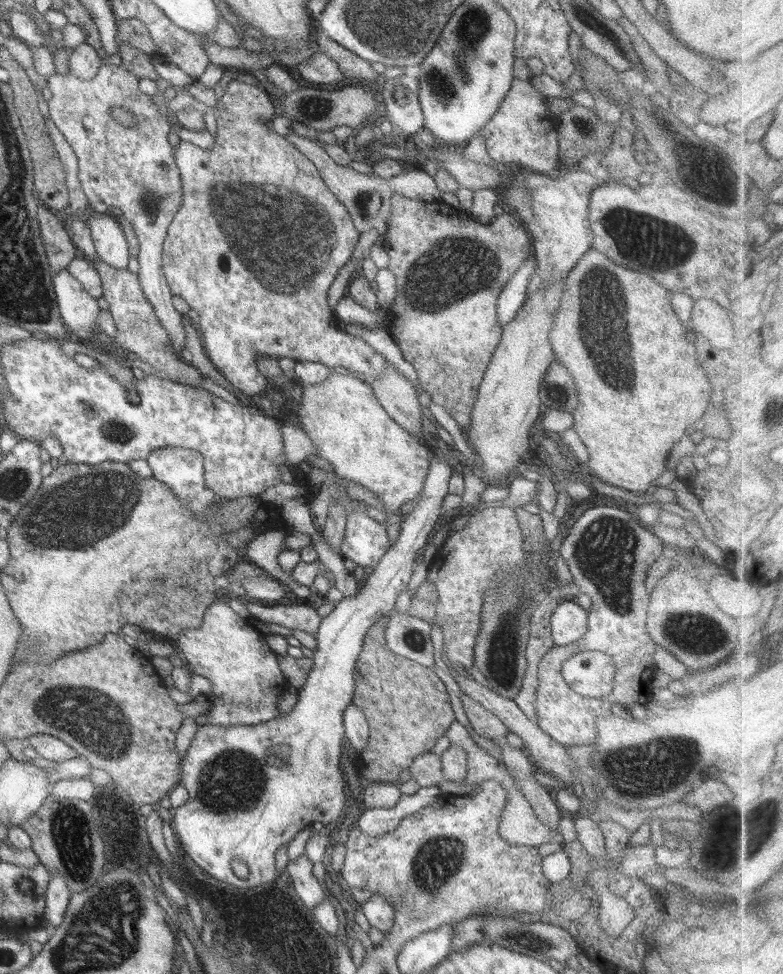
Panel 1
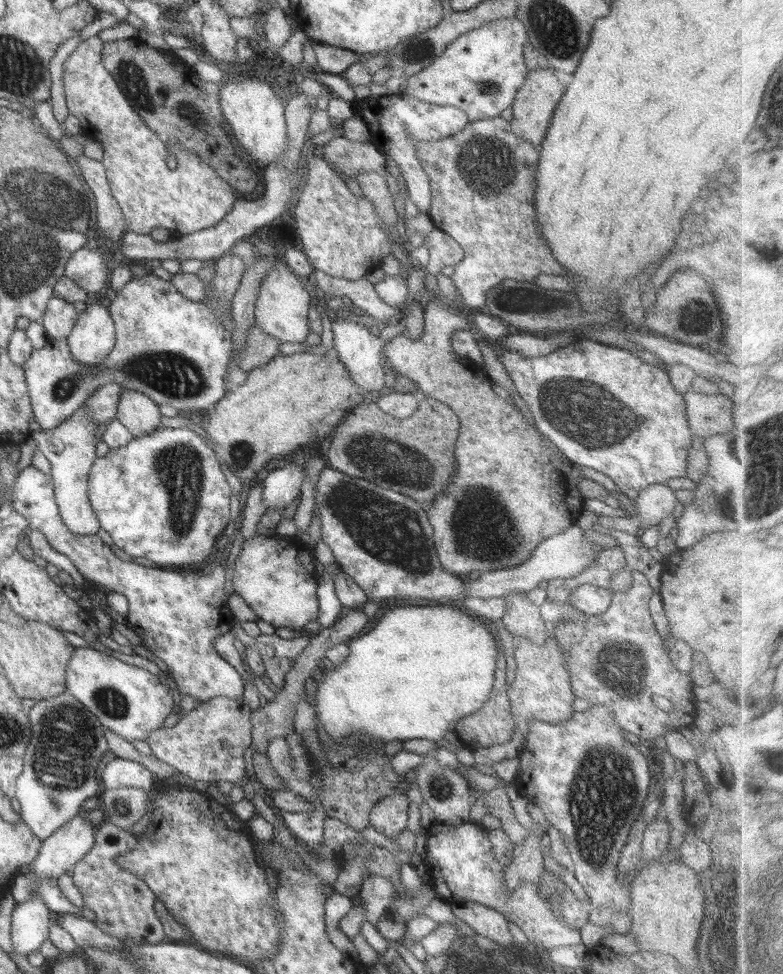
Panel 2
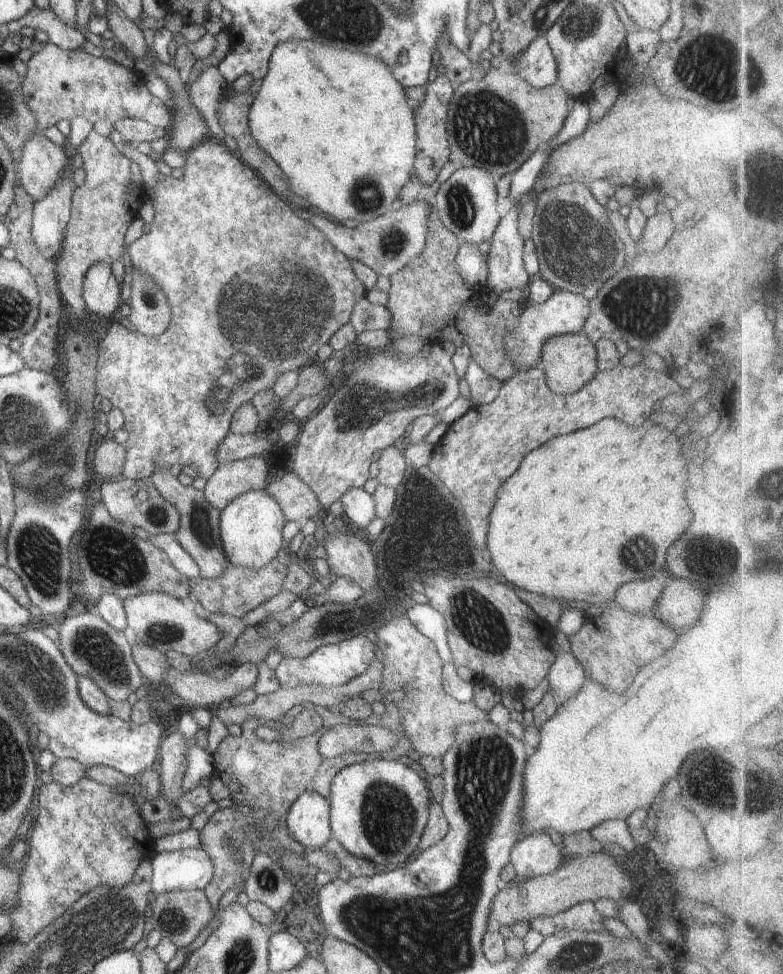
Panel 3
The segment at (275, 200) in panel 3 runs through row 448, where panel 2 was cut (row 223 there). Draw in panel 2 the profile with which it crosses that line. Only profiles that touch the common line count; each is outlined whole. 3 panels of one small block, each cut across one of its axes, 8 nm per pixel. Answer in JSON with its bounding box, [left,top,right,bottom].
[63,35,239,236]

